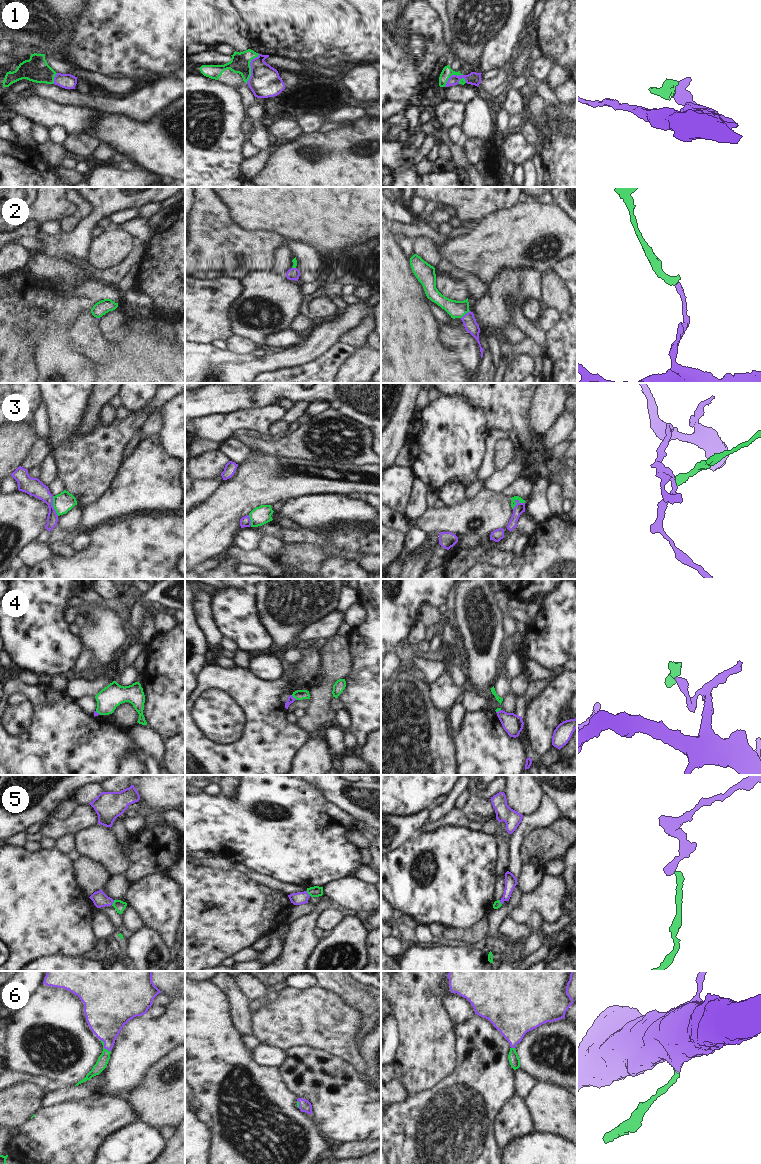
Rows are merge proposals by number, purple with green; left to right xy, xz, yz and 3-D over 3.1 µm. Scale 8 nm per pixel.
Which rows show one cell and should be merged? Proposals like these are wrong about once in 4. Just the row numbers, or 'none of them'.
2, 5, 6

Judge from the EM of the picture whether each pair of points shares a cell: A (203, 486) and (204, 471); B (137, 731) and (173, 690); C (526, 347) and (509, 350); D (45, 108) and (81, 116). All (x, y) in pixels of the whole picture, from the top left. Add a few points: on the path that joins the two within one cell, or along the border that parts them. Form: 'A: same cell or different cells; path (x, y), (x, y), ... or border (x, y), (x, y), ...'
A: different cells; border (220, 474), (210, 478), (195, 479)
B: different cells; border (147, 724), (157, 731), (163, 742)
C: same cell; path (522, 347), (513, 350)
D: same cell; path (54, 113), (72, 116)

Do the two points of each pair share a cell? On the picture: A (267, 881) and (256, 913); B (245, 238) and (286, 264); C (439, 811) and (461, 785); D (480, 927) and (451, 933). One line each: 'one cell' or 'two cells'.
A: two cells
B: two cells
C: one cell
D: one cell

